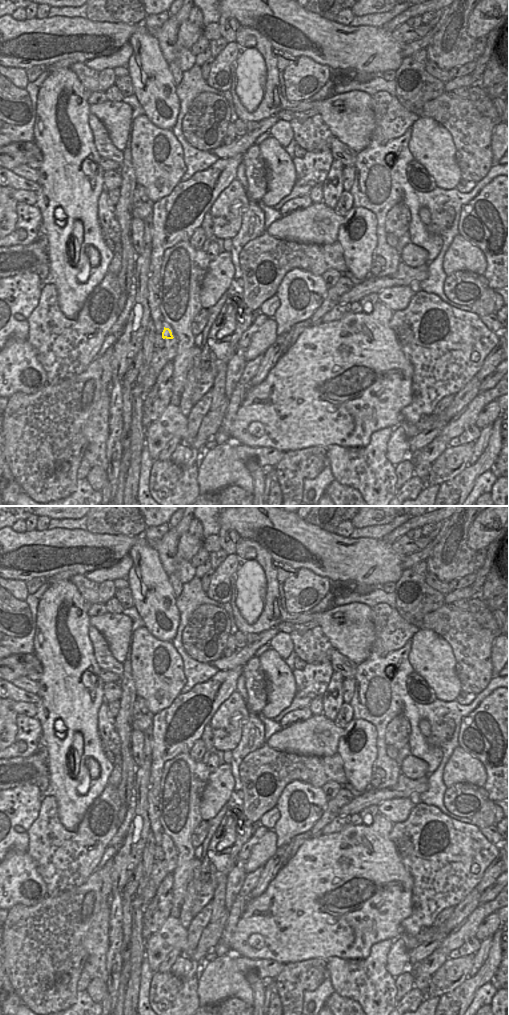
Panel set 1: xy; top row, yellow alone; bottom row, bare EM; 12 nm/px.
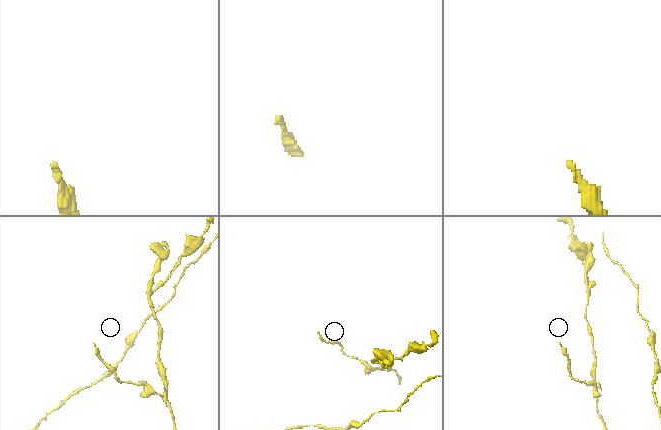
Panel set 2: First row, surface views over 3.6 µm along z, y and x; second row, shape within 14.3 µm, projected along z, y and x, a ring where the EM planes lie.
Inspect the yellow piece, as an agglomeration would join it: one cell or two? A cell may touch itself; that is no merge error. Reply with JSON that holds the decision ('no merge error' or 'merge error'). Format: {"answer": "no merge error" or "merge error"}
{"answer": "merge error"}

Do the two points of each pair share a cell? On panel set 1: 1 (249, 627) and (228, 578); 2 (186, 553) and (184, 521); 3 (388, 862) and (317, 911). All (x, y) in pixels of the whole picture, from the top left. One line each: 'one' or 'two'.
1: two
2: one
3: one

